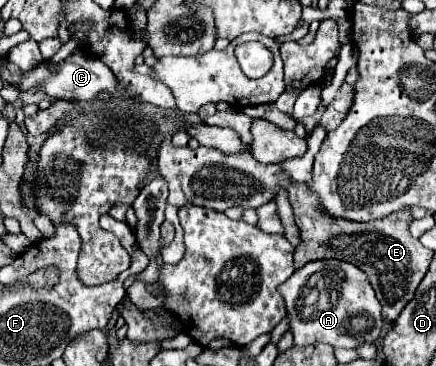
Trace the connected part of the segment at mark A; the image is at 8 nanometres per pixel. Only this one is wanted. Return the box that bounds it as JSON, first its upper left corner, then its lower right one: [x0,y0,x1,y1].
[278,260,382,348]

